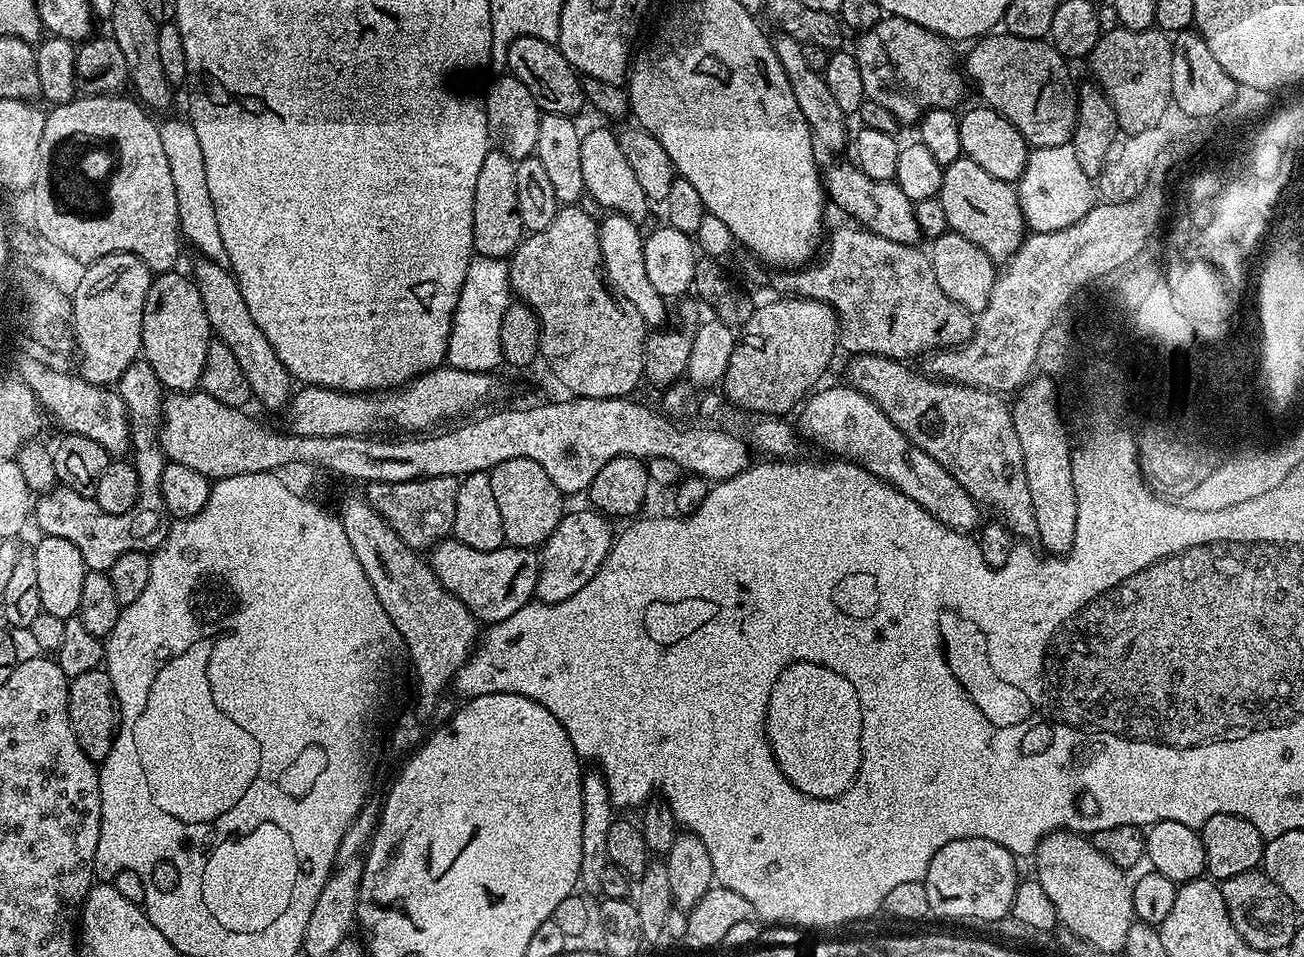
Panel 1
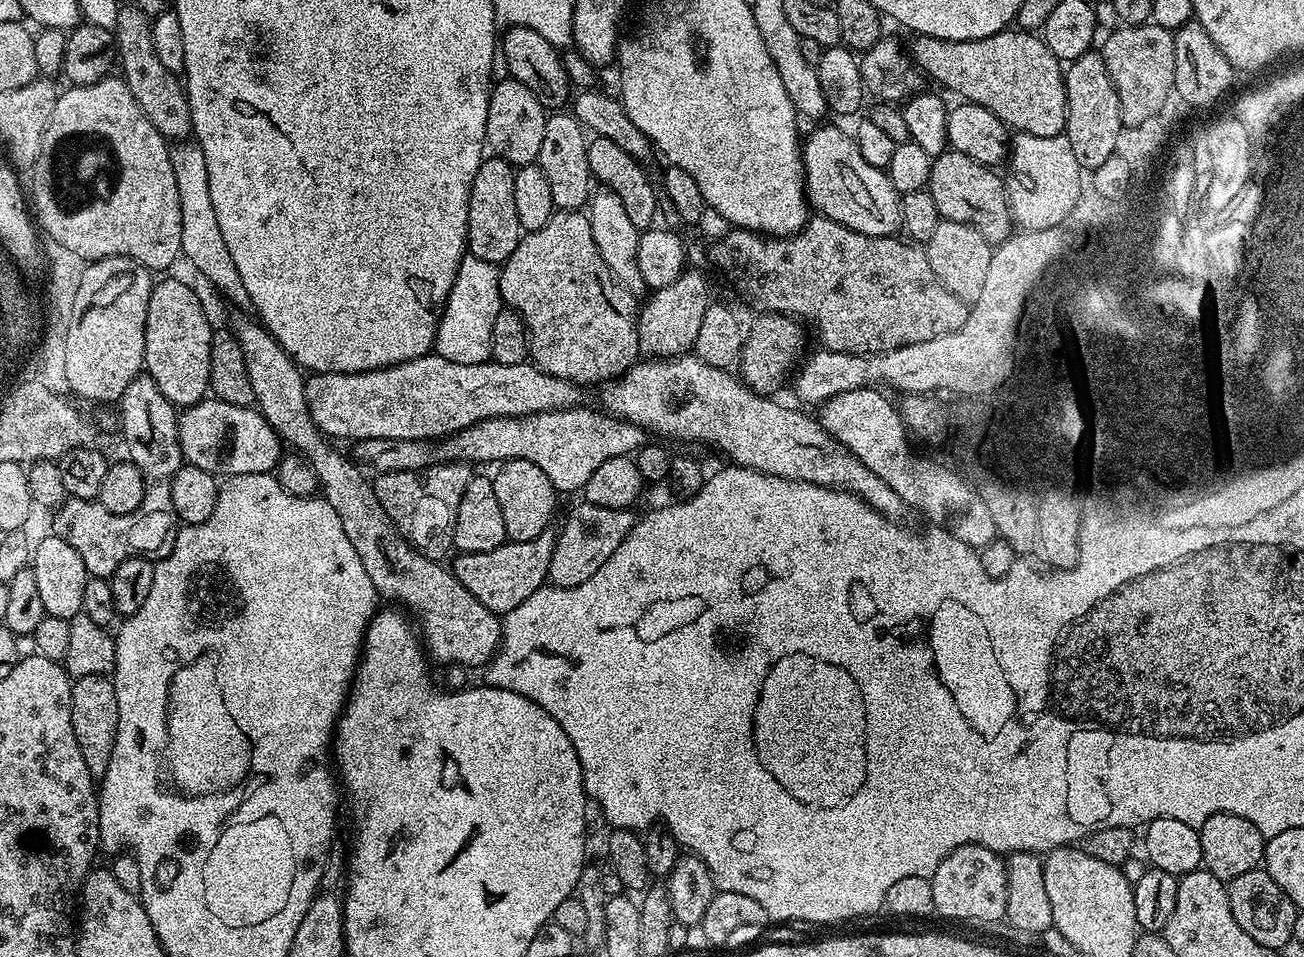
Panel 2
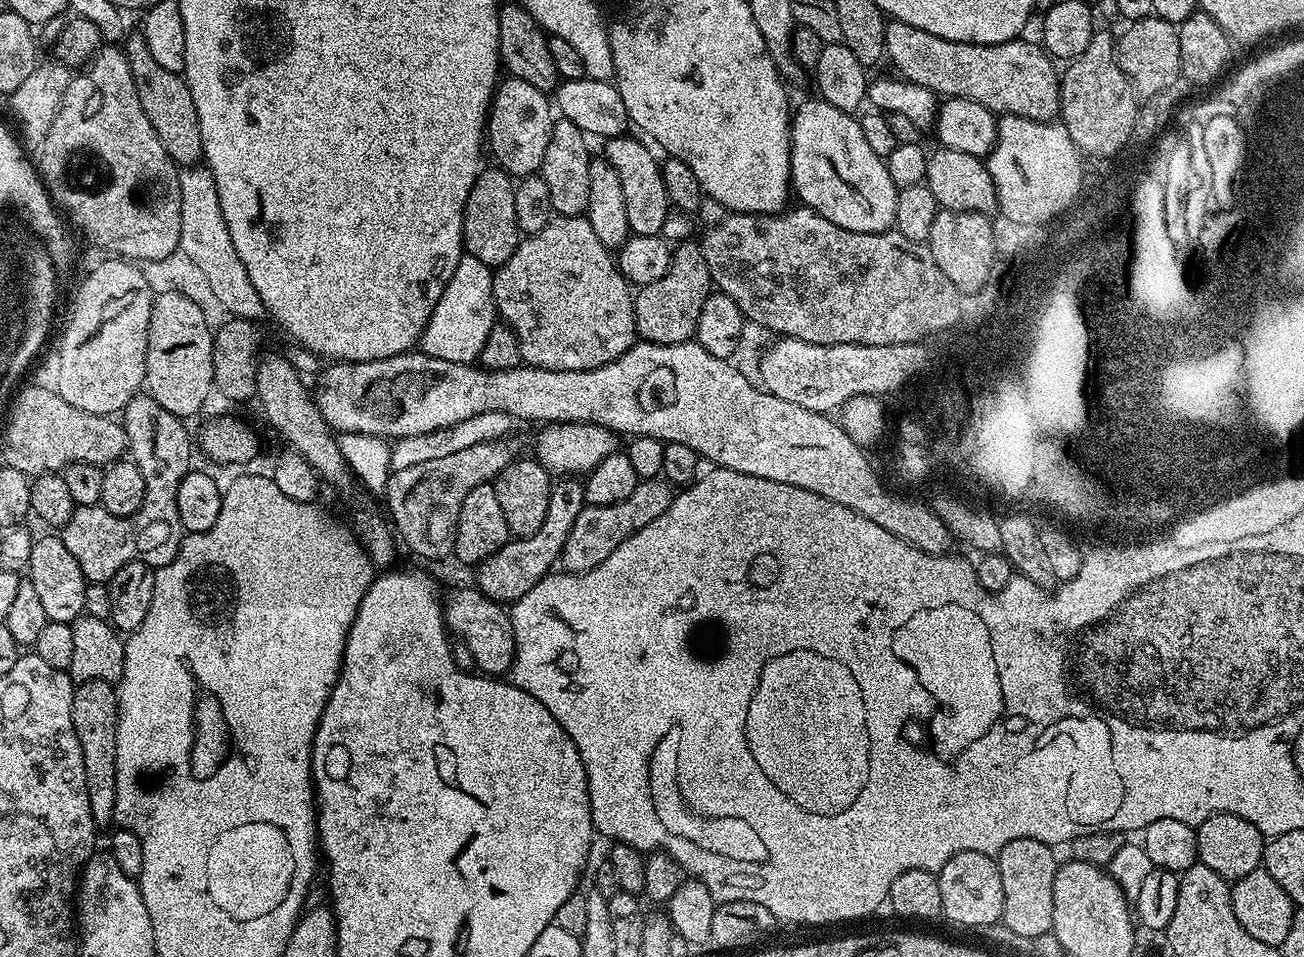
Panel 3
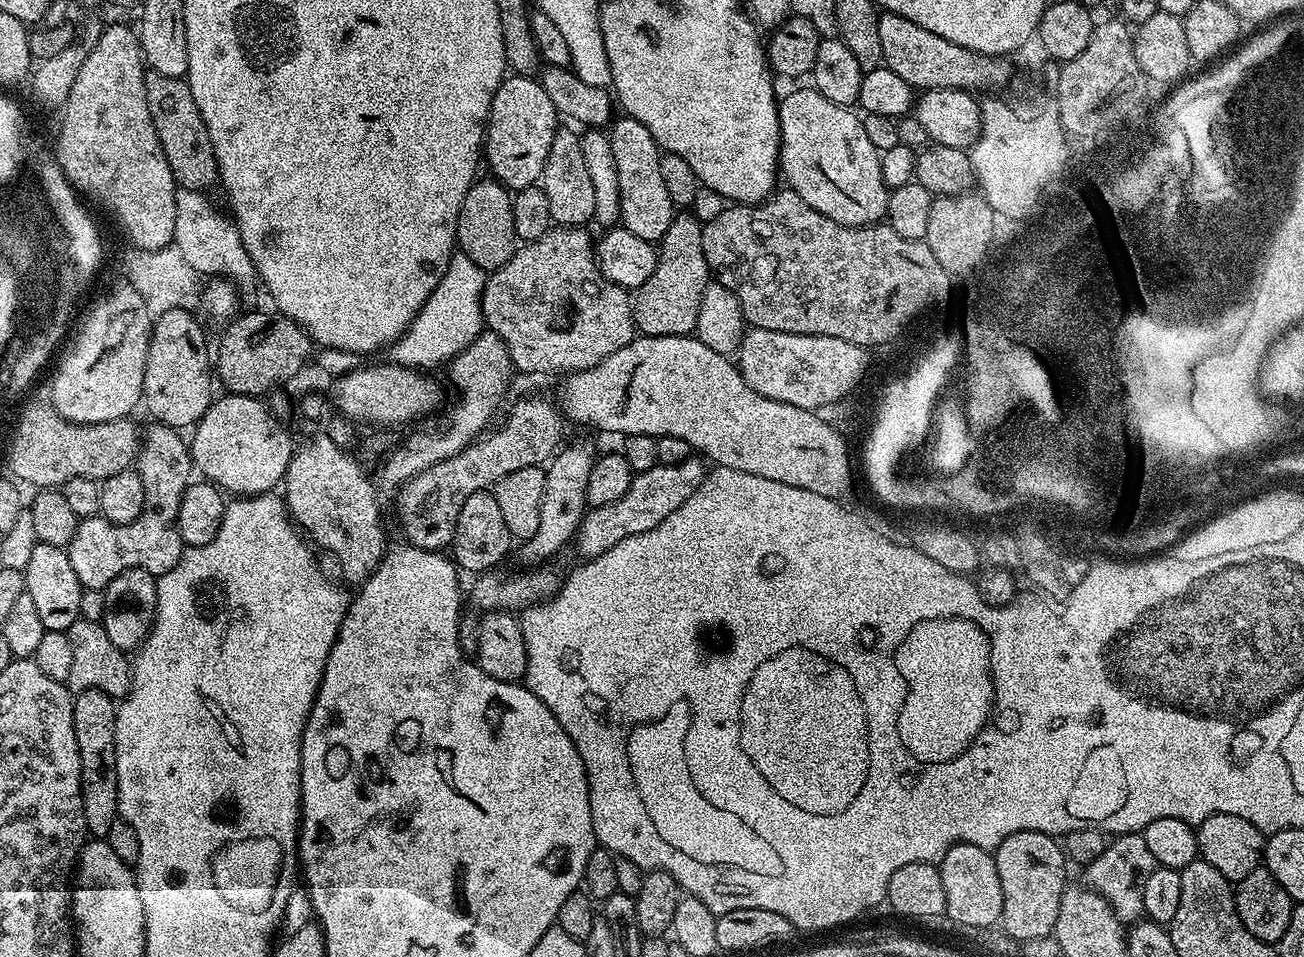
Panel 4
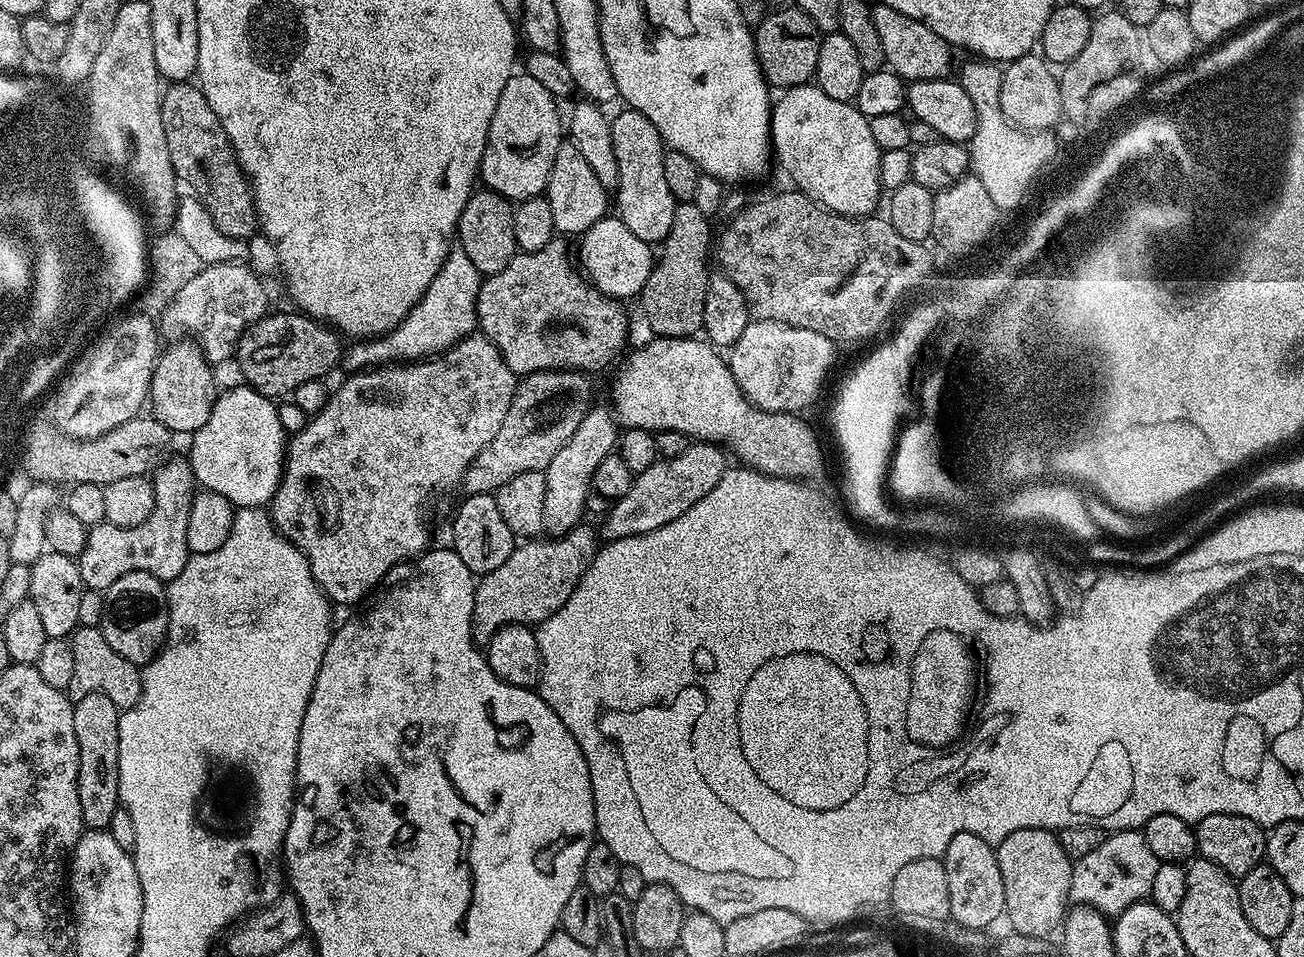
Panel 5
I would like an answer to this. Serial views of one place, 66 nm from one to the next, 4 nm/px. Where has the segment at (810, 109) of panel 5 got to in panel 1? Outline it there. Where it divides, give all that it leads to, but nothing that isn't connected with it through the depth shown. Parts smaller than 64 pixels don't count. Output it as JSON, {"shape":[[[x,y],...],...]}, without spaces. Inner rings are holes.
{"shape":[[[855,163],[836,164],[826,172],[826,196],[848,216],[853,216],[859,227],[870,231],[875,236],[890,238],[890,242],[903,244],[921,243],[918,222],[914,218],[914,202],[902,194],[902,190],[890,180],[872,180]]]}

